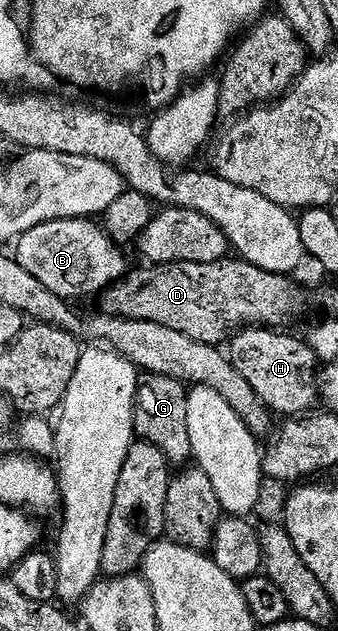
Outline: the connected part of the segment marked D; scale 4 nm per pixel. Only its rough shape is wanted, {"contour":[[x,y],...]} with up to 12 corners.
{"contour":[[241,259],[127,272],[101,312],[221,346],[306,293]]}

